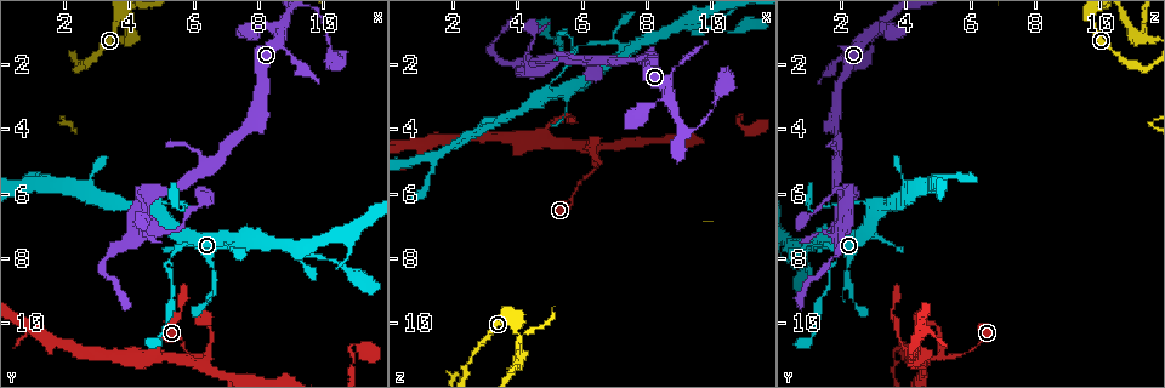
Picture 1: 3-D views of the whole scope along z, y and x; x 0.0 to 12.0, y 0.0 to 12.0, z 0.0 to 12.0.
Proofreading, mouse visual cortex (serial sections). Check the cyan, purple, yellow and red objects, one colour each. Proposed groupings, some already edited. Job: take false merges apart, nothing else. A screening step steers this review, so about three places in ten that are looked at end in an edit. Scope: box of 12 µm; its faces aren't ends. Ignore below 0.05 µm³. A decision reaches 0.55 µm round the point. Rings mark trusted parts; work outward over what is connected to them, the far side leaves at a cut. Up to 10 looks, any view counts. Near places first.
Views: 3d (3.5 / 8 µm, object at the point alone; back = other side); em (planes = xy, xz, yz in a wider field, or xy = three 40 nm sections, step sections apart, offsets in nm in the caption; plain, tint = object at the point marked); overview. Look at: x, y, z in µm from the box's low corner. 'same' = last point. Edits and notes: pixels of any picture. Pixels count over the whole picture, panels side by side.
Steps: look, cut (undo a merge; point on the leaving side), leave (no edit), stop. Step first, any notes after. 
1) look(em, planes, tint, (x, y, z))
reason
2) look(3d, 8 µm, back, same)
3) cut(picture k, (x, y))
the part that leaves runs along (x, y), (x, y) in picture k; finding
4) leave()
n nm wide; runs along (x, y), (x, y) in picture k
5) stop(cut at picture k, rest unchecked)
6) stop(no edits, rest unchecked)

look(3d, 3.5 µm, (4.7, 6.6, 3.0))
sudden change in width

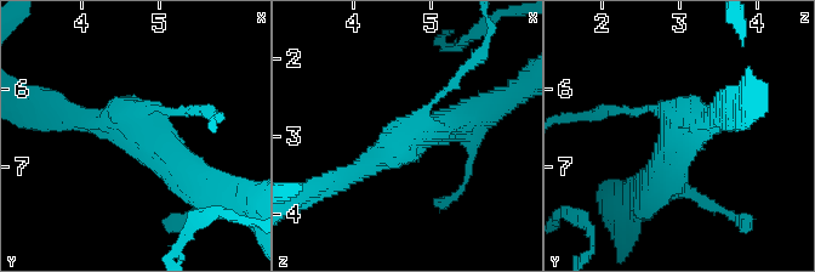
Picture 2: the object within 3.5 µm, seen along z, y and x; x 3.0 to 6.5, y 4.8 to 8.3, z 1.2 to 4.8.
look(em, planes, tint, (4.80, 6.55, 2.95))
3 arms; arms of 100, 250, 400 nm

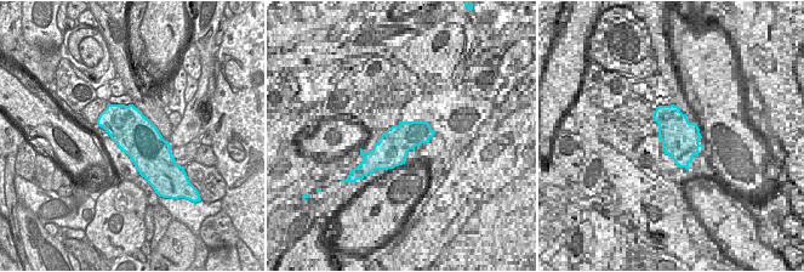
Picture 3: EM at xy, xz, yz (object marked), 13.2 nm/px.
leave()
runs along (201, 183), (134, 124), (74, 117) in picture 2; all the same cell

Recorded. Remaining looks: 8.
look(3d, 3.5 µm, (7.3, 7.5, 1.6))
two arms in line, one across

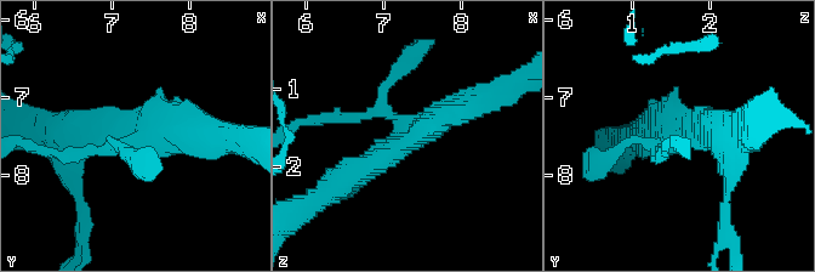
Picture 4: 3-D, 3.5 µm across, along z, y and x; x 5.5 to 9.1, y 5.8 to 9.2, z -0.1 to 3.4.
look(em, xy, step 2, tint, (7.25, 7.60, 1.65))
now the EM

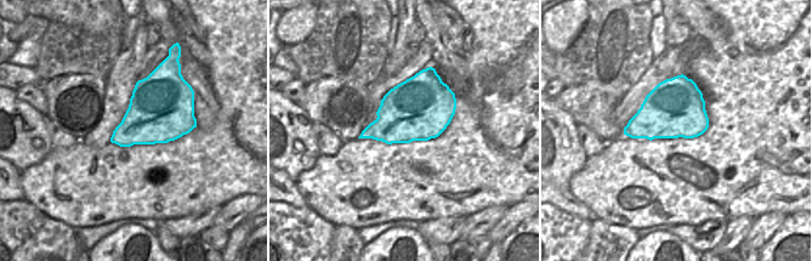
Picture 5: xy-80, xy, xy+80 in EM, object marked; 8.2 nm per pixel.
leave()
all the same cell

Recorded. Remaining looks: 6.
look(3d, 8 µm, (5.2, 8.0, 1.9))
narrows sharply

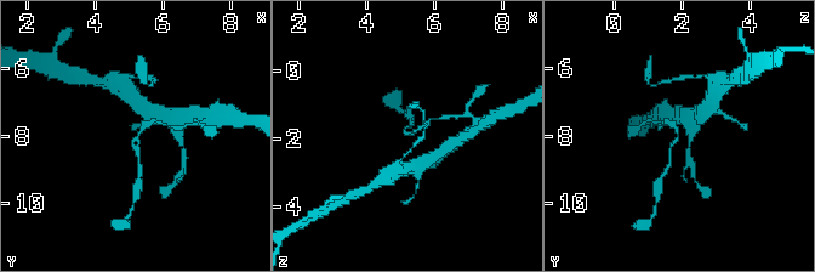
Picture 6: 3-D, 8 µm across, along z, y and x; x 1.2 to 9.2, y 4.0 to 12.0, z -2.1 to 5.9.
look(3d, 3.5 µm, (5.1, 8.1, 1.9))
closer look

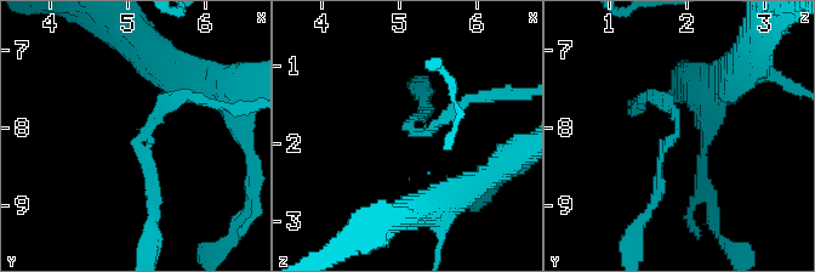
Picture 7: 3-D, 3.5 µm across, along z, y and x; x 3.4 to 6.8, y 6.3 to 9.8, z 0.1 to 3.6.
look(em, xy, step 3, tint, (5.20, 8.00, 1.85))
arms of 100, 150 nm

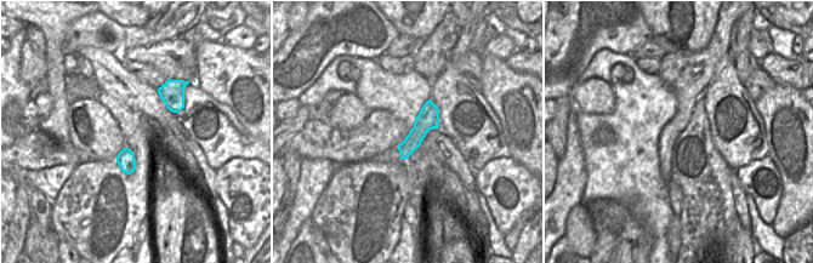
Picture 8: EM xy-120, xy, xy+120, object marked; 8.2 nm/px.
leave()
runs along (199, 97), (170, 101), (136, 142), (152, 202) in picture 7; continuous, no second cell

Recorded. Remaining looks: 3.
look(3d, 3.5 µm, back, (6.3, 11.2, 4.7))
four arms meet

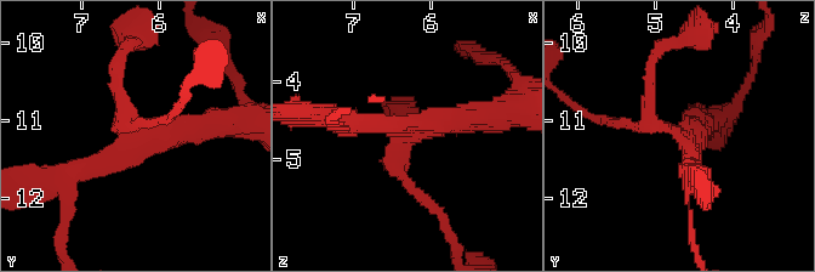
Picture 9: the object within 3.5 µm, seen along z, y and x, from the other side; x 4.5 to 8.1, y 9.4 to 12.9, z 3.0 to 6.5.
look(em, xy, step 2, tint, (6.30, 11.15, 4.75))
4 arms; arms of 150, 150, 250, 300 nm

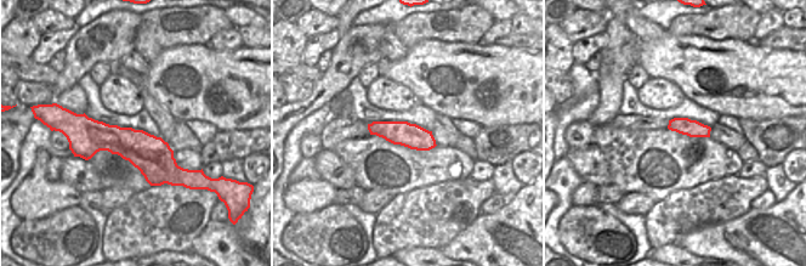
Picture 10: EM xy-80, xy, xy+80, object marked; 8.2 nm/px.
look(em, xy, step 5, tint, same)

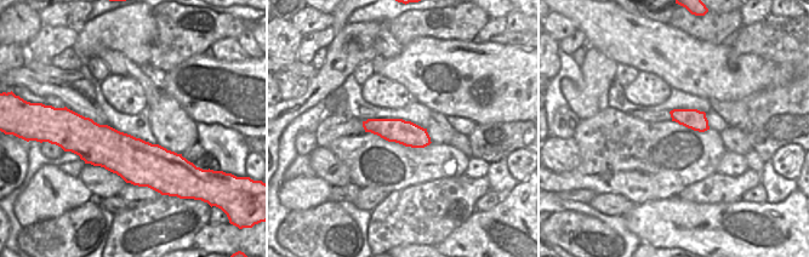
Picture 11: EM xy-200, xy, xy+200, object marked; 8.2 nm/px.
leave()
runs along (425, 200), (395, 154), (425, 123), (477, 114) in picture 9; one cell here

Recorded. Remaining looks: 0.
stop(no edits, rest unchecked)

